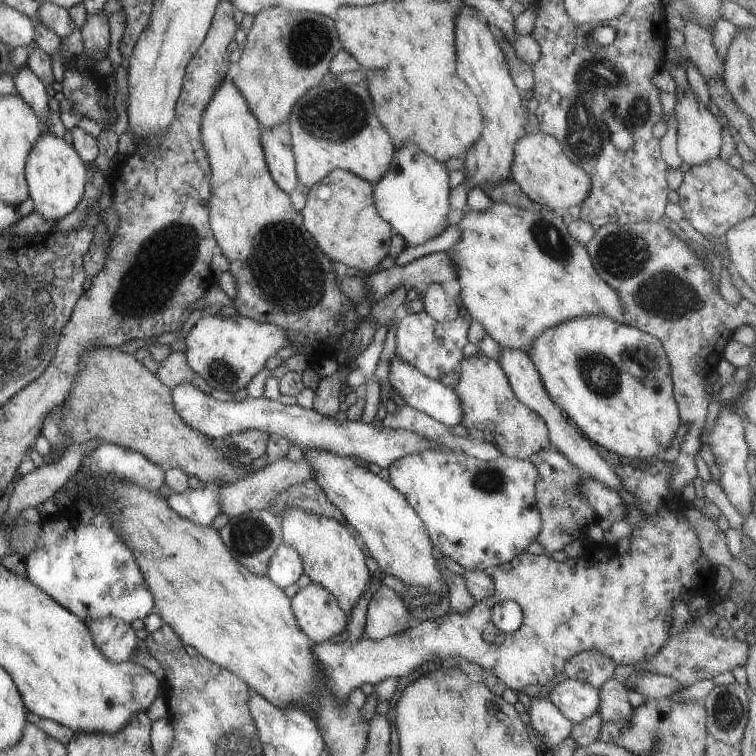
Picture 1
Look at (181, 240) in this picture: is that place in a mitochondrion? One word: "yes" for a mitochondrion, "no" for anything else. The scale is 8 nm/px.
yes

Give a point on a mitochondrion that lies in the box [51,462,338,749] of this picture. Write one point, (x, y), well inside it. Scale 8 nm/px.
(248, 536)

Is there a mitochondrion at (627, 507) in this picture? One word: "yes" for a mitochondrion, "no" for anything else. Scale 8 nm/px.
no

